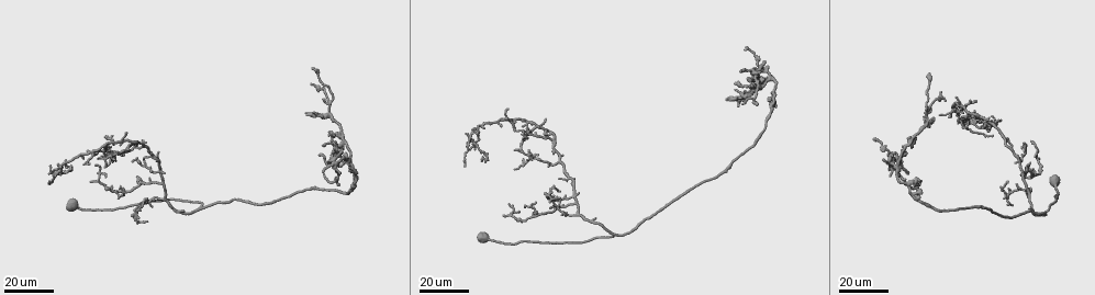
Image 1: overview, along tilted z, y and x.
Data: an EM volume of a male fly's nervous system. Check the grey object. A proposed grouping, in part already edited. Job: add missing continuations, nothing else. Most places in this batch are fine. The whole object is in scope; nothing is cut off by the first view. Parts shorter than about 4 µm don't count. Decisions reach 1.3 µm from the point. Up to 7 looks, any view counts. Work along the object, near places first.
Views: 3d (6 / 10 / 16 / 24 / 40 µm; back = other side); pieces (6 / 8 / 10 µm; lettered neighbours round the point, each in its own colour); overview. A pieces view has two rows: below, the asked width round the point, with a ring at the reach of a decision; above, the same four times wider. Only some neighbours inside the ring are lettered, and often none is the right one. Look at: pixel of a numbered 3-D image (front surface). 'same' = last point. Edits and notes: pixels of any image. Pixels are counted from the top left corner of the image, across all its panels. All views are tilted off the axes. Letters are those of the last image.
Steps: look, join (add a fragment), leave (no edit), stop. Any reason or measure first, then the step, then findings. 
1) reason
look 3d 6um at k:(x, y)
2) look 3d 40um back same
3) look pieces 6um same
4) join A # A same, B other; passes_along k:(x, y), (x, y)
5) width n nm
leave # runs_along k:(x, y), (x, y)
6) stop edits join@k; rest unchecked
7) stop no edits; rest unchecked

free end
look 3d 40um at 1:(90, 181)

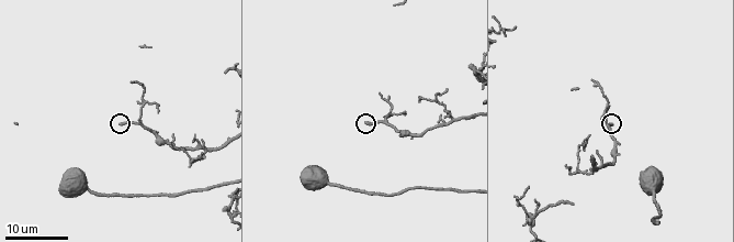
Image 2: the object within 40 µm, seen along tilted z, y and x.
closer look
look 3d 10um at 2:(120, 123)

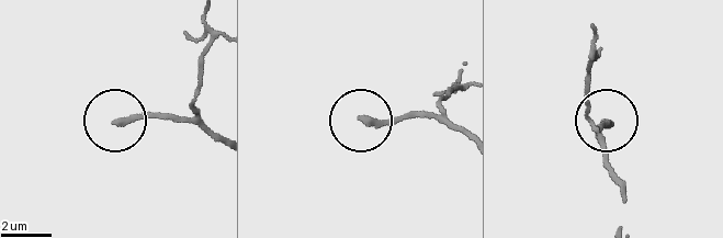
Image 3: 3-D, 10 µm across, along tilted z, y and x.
see the neighbours
look pieces 10um at 3:(363, 121)

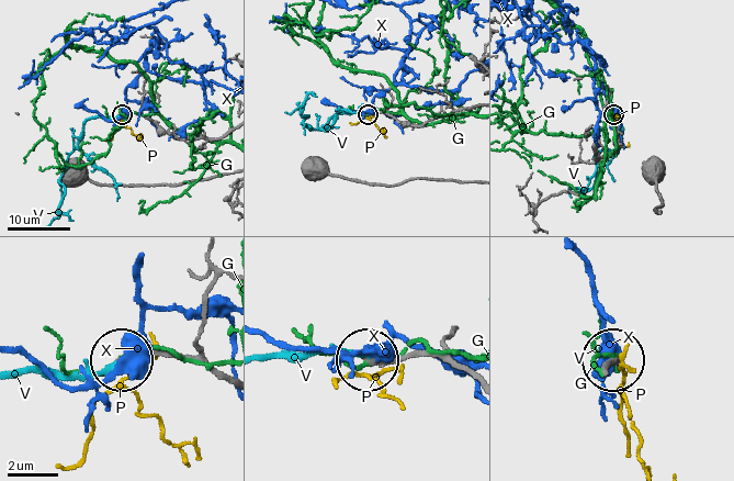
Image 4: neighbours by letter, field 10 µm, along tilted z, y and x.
join V # G other, P other, V same, X other; passes_along 4:(190, 357), (135, 355), (91, 370), (22, 375); it goes on there

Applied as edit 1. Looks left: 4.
look overview

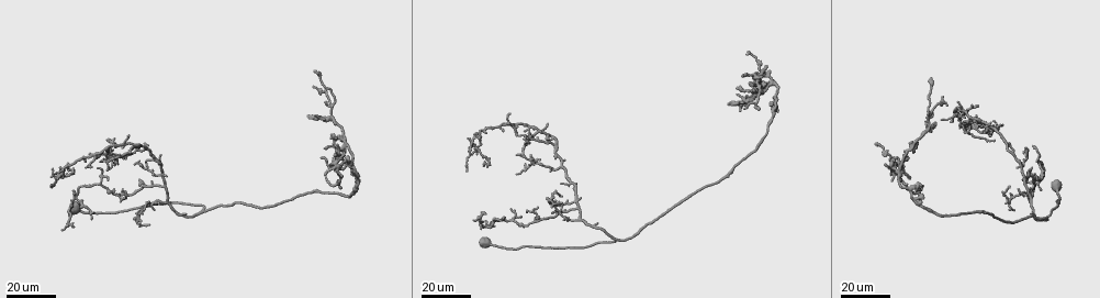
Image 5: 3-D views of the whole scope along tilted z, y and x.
tapers out
look 3d 24um at 5:(53, 170)

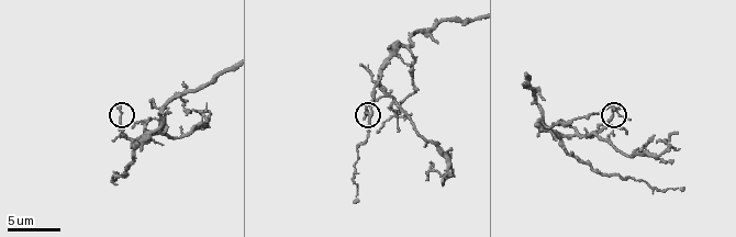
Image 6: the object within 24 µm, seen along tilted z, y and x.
look pieces 10um at 6:(362, 118)

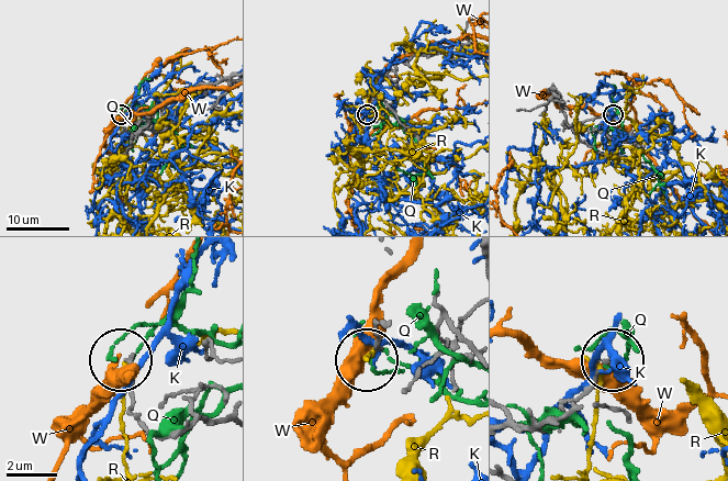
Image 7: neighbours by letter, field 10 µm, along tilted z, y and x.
width 170 nm
leave # K other, Q other, R other, W other; no lettered fragment goes on from it

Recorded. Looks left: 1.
stop edits join@4; rest unchecked

